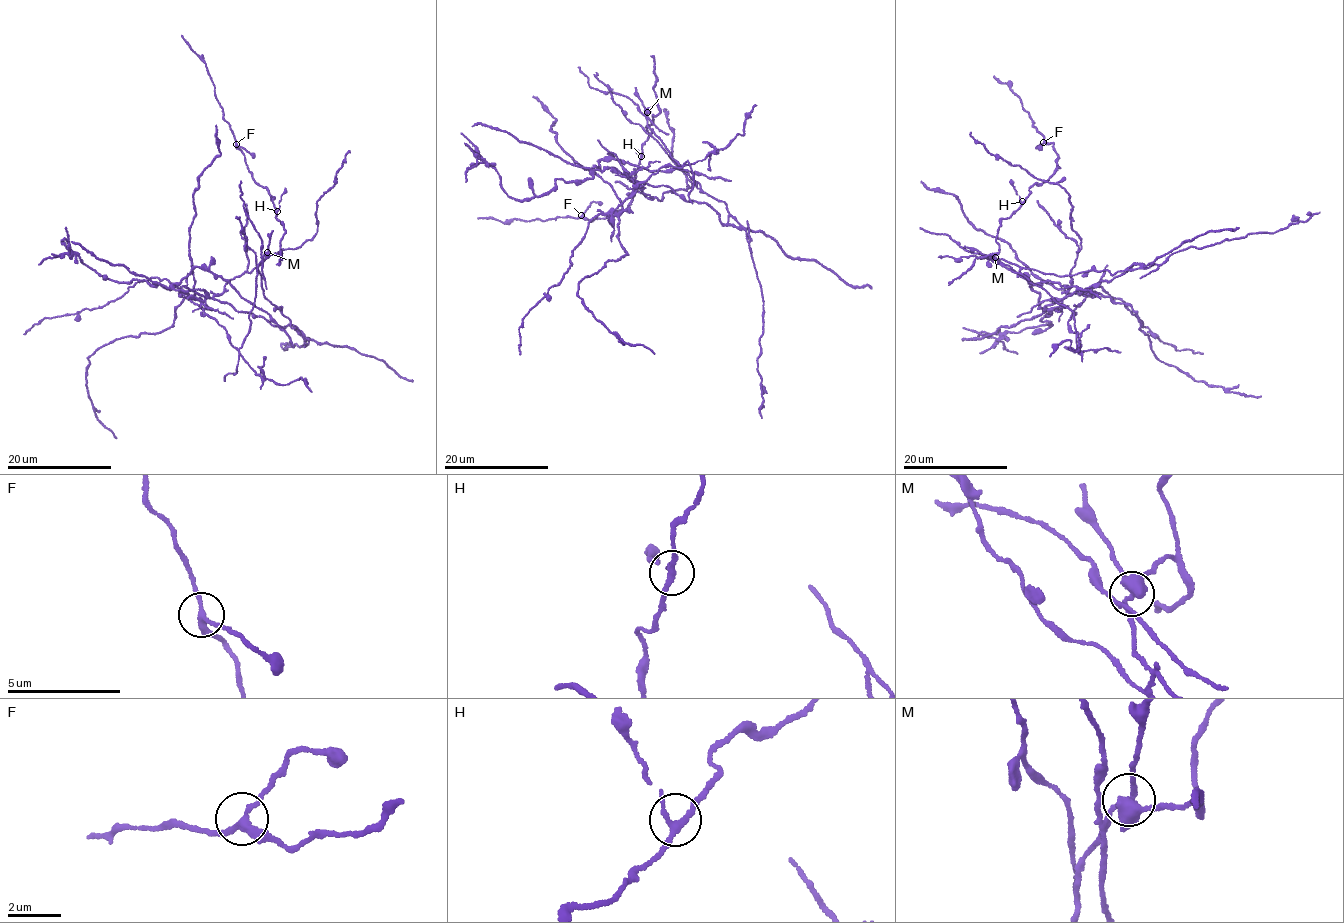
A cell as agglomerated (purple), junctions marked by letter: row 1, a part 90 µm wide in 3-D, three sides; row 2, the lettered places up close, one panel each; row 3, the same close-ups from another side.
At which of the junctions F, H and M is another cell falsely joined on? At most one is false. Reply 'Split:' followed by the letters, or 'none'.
Split: M

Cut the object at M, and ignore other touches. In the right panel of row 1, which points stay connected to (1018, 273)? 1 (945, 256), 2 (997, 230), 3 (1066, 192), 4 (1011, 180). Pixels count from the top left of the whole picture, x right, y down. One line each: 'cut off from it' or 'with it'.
1: with it
2: cut off from it
3: with it
4: cut off from it

